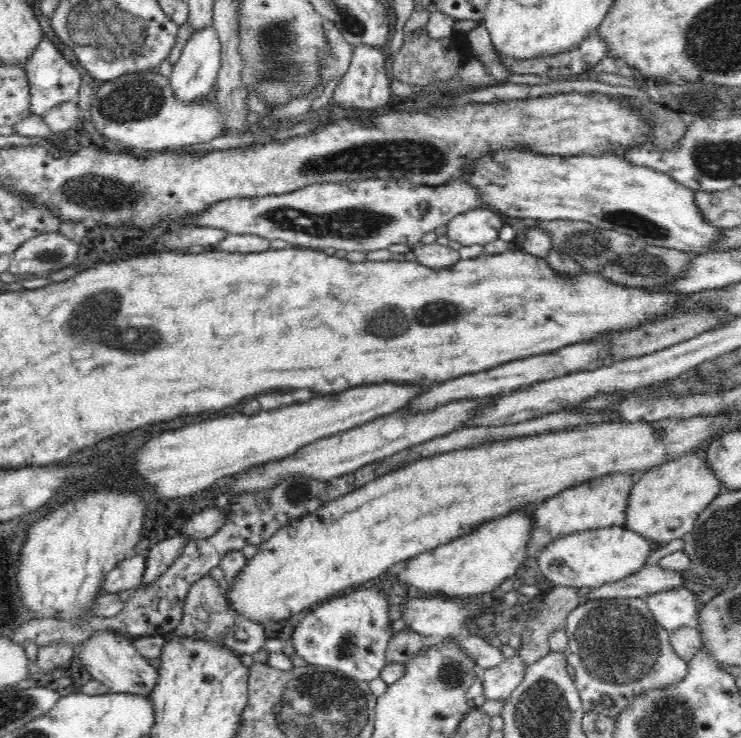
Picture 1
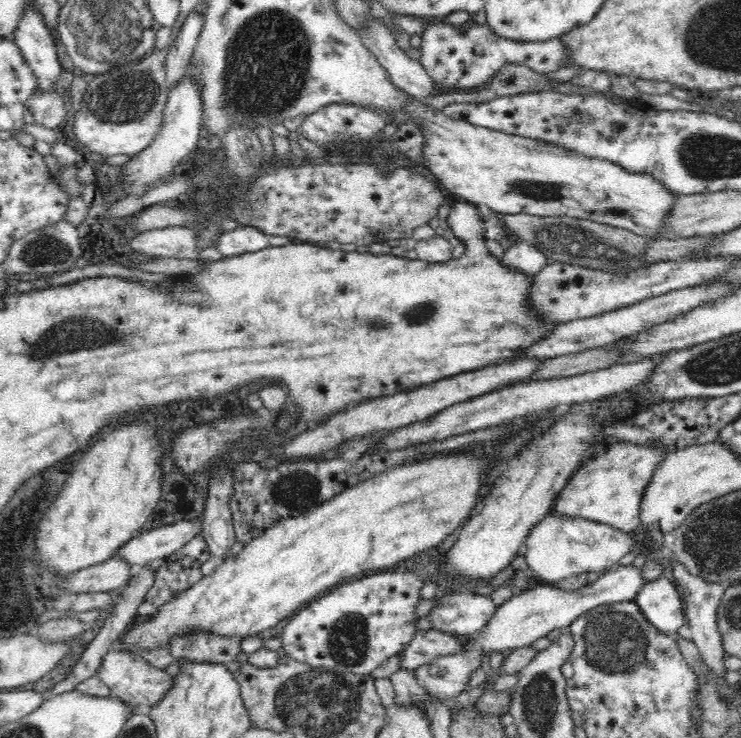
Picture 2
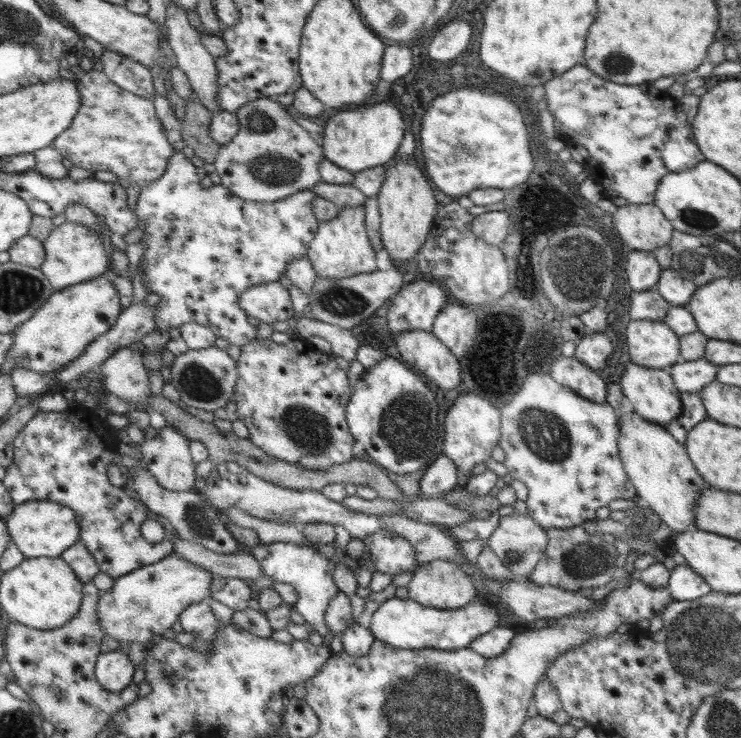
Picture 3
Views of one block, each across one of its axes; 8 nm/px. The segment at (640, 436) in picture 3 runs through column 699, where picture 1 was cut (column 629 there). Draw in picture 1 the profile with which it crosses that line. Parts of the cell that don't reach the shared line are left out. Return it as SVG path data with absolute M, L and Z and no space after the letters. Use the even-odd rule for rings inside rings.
M616 473L602 475L601 477L574 485L539 503L533 509L533 526L530 544L542 552L548 544L556 538L584 532L584 530L597 530L600 528L622 527L627 520L628 496L632 485L636 484L640 474Z

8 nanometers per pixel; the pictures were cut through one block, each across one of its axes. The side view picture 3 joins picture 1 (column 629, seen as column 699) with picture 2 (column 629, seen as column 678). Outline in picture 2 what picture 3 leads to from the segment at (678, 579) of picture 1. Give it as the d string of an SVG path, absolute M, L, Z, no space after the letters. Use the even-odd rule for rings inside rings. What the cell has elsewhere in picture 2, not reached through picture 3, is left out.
M617 566L604 573L596 581L579 590L564 591L553 584L534 582L529 589L514 595L496 608L492 618L486 626L471 640L464 644L464 649L456 655L438 658L431 664L422 666L413 672L416 682L430 695L440 698L440 701L449 704L468 687L470 675L481 668L482 657L494 652L503 653L507 649L516 650L536 642L538 638L556 628L565 629L582 616L585 612L600 605L614 603L628 603L634 601L640 590L648 582L643 578L642 570L636 566Z

